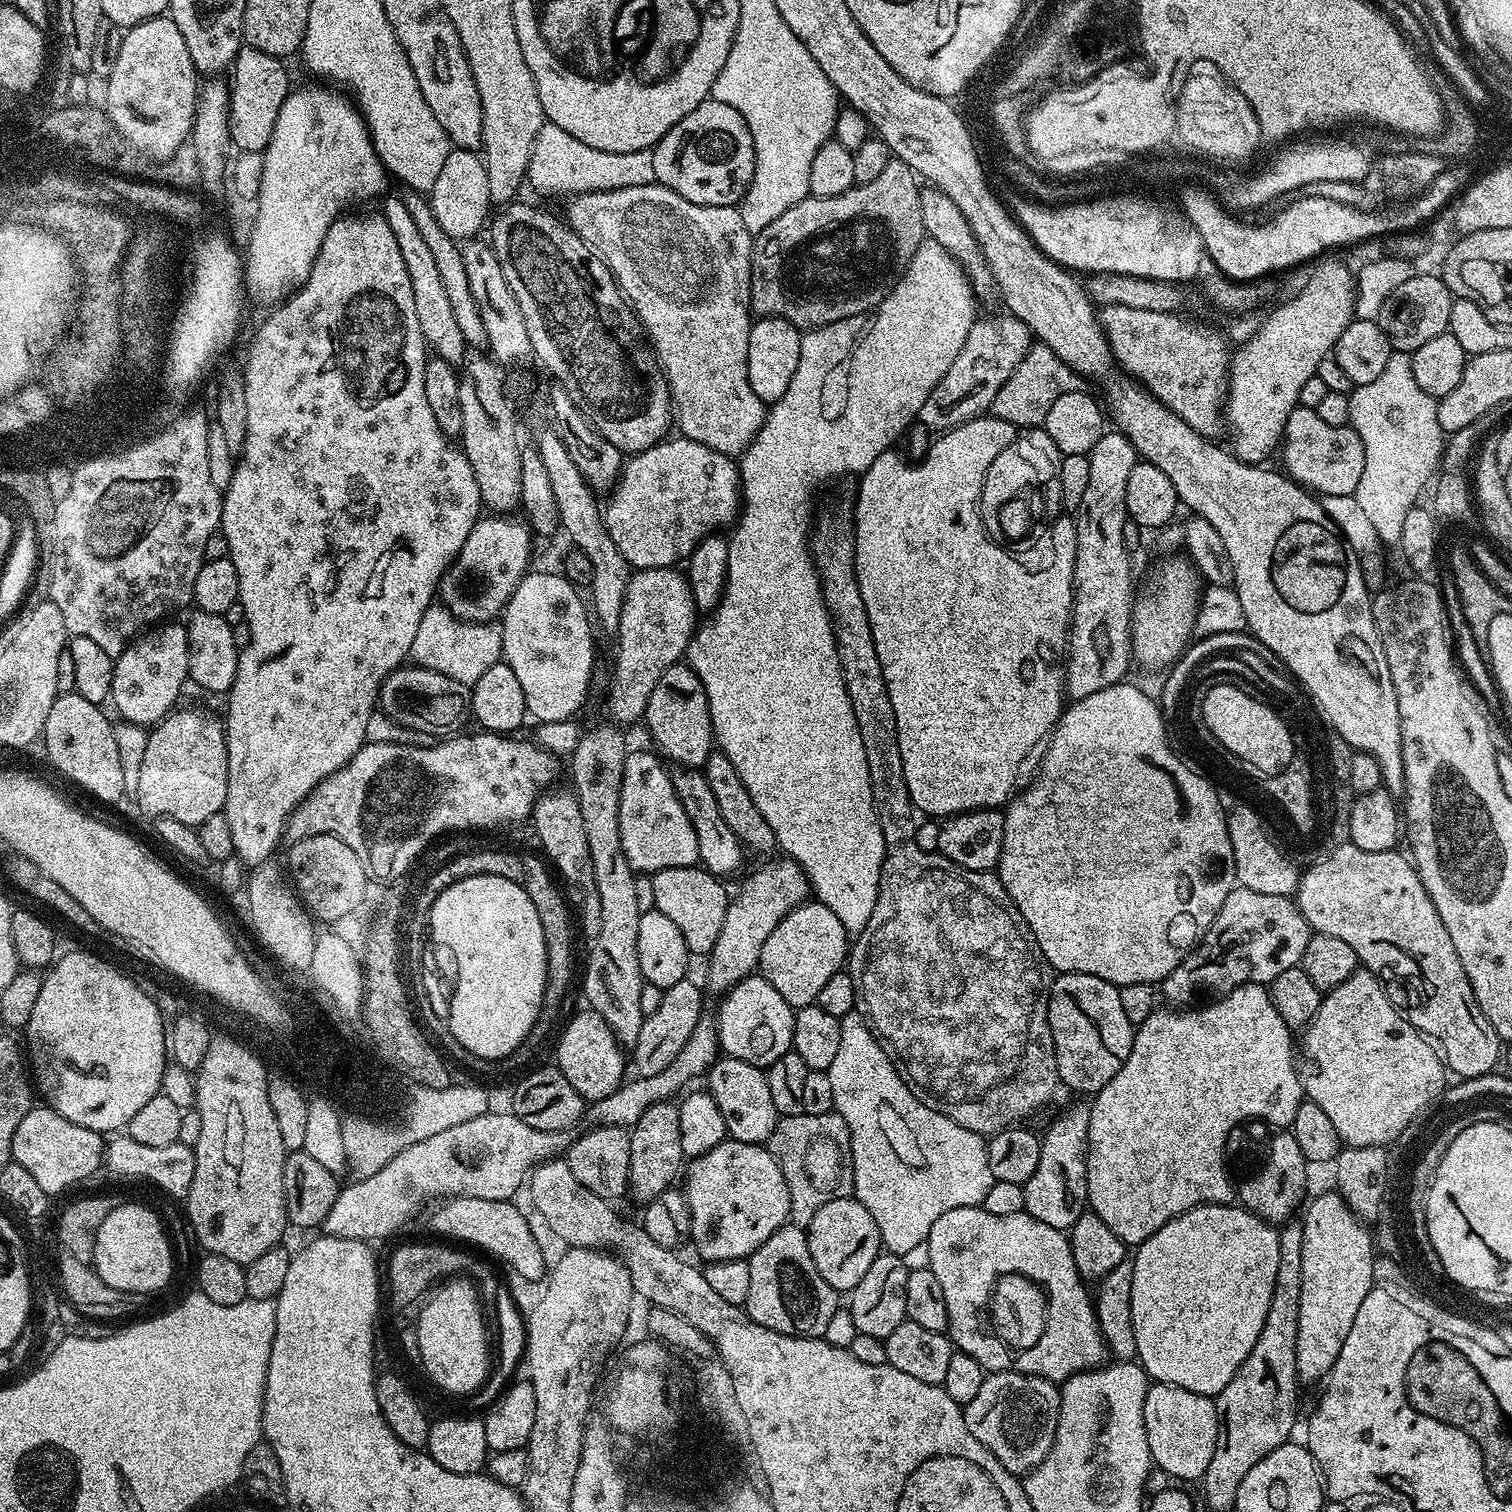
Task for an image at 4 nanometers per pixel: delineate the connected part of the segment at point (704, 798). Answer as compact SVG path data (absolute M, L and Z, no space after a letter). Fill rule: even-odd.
M676 766L671 769L670 775L674 790L682 802L682 808L686 810L694 826L694 834L698 838L699 863L717 878L734 875L744 860L746 848L740 843L734 830L730 830L730 826L726 826L725 820L722 819L722 810L718 810L714 790L710 790L710 782L706 782L703 771Z

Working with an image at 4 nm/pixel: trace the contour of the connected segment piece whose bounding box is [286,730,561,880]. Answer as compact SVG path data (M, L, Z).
M475 730L469 736L453 734L430 746L402 745L394 741L367 743L360 747L334 774L330 774L292 812L286 825L289 845L308 836L337 836L363 862L373 877L396 880L420 855L431 840L443 832L467 828L496 828L499 824L527 821L545 790L551 789L560 772L555 752L538 747L531 739L512 740L511 735Z

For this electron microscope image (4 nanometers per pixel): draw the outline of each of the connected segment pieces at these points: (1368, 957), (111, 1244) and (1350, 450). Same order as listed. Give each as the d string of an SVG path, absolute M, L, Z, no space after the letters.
M1344 842L1321 864L1314 865L1308 873L1305 871L1301 875L1294 899L1313 933L1342 938L1367 971L1377 974L1389 972L1408 987L1408 996L1412 999L1412 1009L1406 1012L1408 1019L1425 1036L1433 1041L1440 1040L1439 1047L1451 1071L1453 1068L1460 1078L1484 1076L1496 1068L1502 1041L1494 1026L1490 1026L1490 1018L1482 1014L1482 1006L1478 1006L1478 998L1474 998L1470 978L1466 978L1462 962L1458 962L1458 950L1454 950L1454 942L1450 942L1450 934L1446 934L1446 926L1442 918L1438 918L1438 910L1434 910L1434 902L1430 902L1411 859L1398 853L1396 850L1362 850L1351 842Z
M123 1202L117 1209L106 1214L106 1222L98 1226L96 1239L96 1259L94 1267L102 1282L116 1288L121 1294L128 1292L156 1292L168 1284L172 1276L172 1248L168 1245L168 1236L164 1233L164 1224L144 1204Z
M1298 406L1290 414L1284 427L1282 452L1283 450L1283 467L1297 484L1321 497L1356 495L1366 454L1362 438L1358 438L1358 434L1350 426L1329 426L1325 420L1318 418L1315 408Z

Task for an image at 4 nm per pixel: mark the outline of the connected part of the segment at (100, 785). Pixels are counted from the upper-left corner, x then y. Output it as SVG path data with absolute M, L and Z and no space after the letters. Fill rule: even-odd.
M75 690L57 695L56 701L50 706L50 714L46 714L46 722L42 733L42 745L48 760L68 780L73 780L80 788L85 788L92 796L112 804L126 792L124 775L122 774L122 758L118 758L118 744L114 742L112 733L113 721L104 717L105 709L94 702L86 702Z

